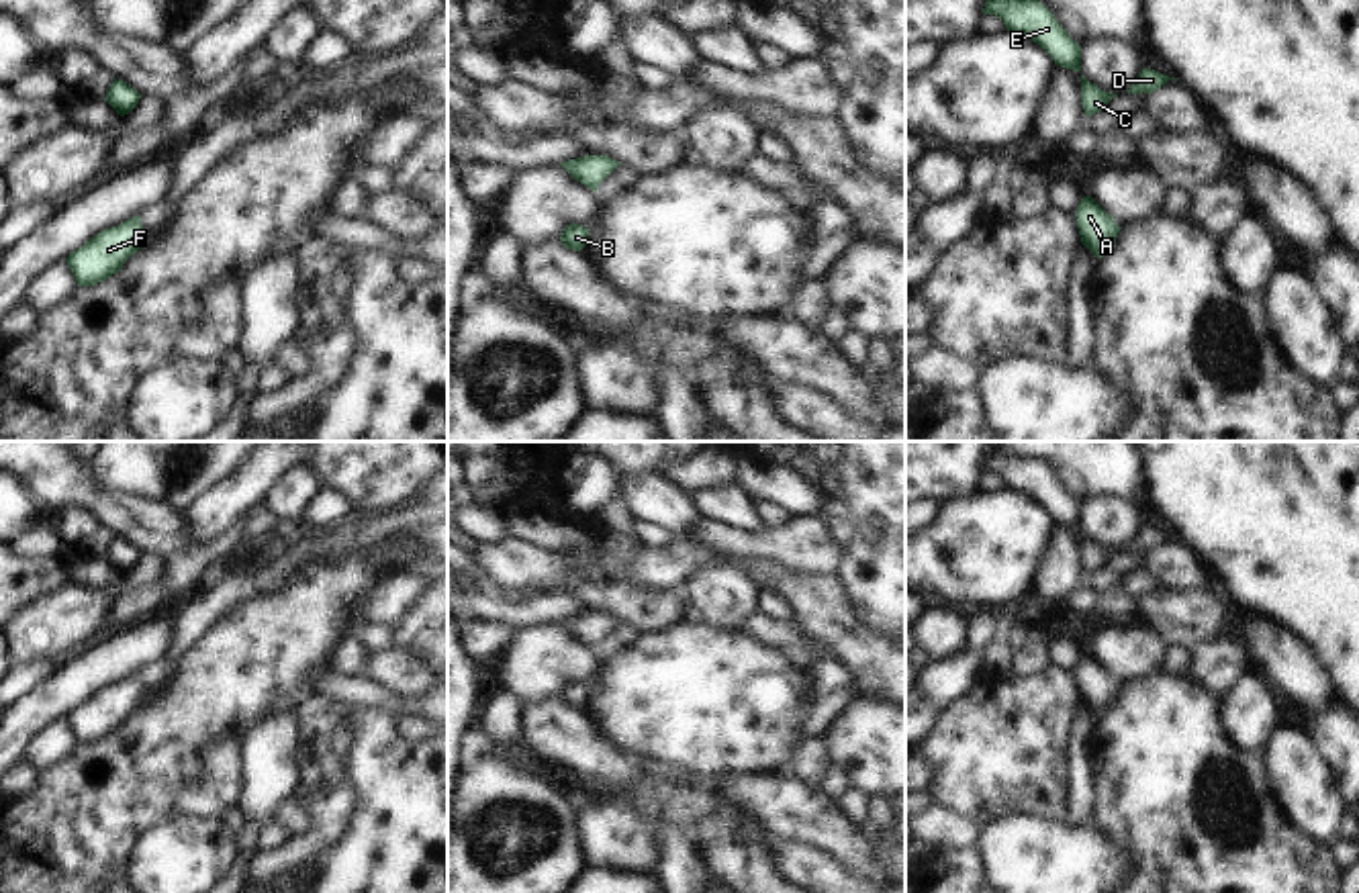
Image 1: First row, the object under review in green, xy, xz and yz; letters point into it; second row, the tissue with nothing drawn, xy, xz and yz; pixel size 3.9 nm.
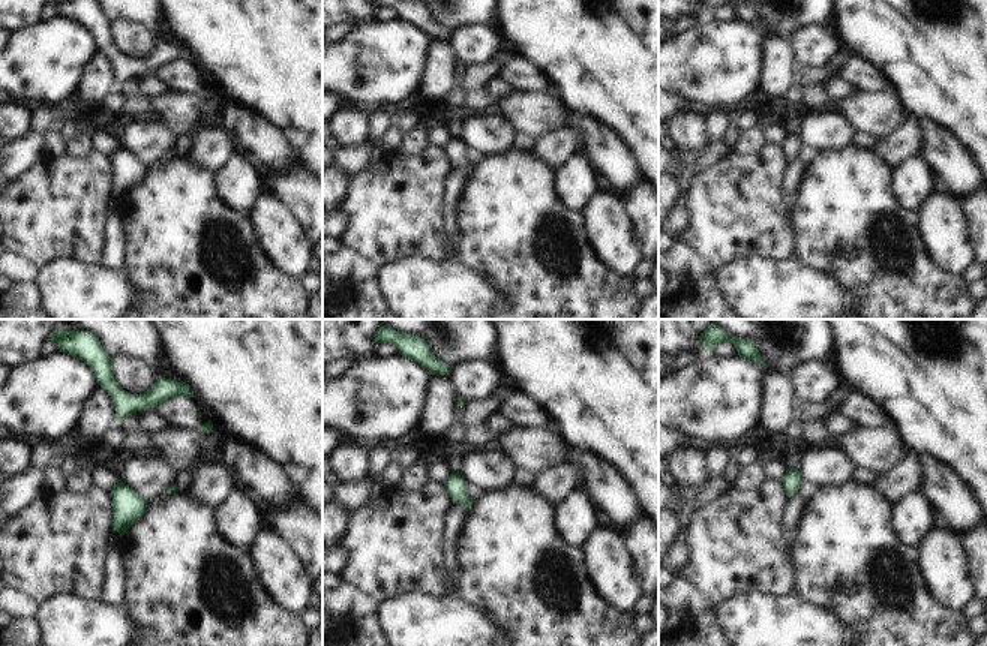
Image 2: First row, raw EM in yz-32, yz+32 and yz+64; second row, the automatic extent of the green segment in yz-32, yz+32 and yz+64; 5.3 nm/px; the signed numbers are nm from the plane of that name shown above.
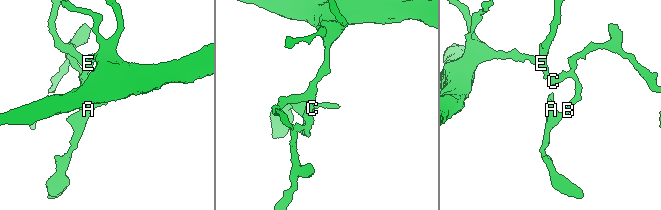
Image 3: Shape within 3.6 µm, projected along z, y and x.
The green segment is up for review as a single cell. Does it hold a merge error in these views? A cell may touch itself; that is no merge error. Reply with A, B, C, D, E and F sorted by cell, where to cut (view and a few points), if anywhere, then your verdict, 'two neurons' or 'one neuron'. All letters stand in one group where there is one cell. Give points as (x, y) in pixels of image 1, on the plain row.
A B C D E F | no cut | one neuron

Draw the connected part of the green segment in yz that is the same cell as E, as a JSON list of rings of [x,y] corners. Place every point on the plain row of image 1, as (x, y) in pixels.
[[[991,452],[983,472],[995,472],[1005,486],[1040,503],[1055,523],[1081,529],[1081,503],[1059,482],[1055,472],[1038,458]]]

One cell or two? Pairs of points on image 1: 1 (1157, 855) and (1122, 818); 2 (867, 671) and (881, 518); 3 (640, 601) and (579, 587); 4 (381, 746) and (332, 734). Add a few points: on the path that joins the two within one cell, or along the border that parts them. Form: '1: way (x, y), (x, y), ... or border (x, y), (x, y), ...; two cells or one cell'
1: way (1151, 847), (1131, 826); one cell
2: border (842, 589), (855, 616), (883, 638); two cells
3: way (626, 601), (610, 591), (593, 589); one cell
4: border (352, 708), (352, 746), (346, 779); two cells

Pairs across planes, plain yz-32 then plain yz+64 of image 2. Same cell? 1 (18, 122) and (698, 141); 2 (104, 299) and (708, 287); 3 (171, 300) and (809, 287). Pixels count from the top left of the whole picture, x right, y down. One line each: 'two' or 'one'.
1: one
2: two
3: two

